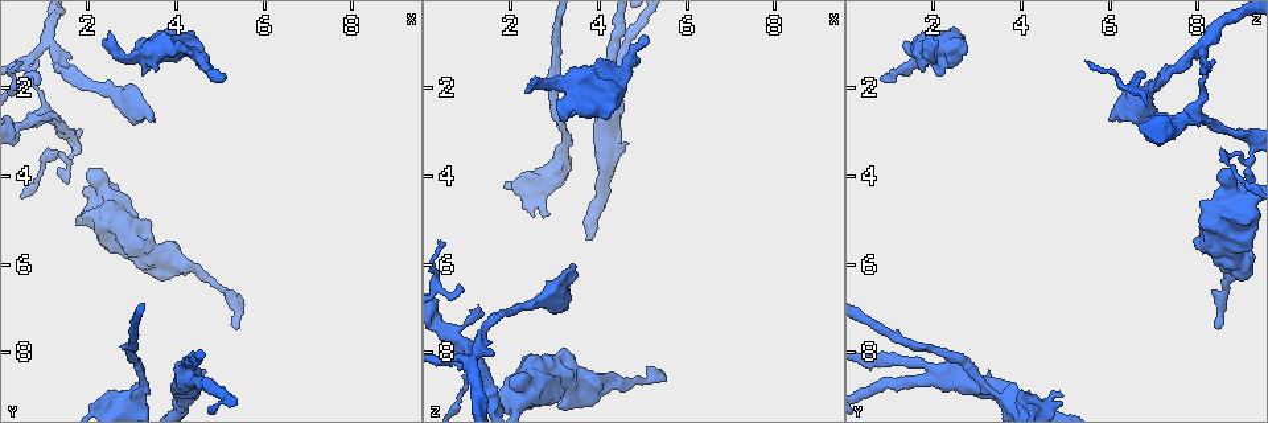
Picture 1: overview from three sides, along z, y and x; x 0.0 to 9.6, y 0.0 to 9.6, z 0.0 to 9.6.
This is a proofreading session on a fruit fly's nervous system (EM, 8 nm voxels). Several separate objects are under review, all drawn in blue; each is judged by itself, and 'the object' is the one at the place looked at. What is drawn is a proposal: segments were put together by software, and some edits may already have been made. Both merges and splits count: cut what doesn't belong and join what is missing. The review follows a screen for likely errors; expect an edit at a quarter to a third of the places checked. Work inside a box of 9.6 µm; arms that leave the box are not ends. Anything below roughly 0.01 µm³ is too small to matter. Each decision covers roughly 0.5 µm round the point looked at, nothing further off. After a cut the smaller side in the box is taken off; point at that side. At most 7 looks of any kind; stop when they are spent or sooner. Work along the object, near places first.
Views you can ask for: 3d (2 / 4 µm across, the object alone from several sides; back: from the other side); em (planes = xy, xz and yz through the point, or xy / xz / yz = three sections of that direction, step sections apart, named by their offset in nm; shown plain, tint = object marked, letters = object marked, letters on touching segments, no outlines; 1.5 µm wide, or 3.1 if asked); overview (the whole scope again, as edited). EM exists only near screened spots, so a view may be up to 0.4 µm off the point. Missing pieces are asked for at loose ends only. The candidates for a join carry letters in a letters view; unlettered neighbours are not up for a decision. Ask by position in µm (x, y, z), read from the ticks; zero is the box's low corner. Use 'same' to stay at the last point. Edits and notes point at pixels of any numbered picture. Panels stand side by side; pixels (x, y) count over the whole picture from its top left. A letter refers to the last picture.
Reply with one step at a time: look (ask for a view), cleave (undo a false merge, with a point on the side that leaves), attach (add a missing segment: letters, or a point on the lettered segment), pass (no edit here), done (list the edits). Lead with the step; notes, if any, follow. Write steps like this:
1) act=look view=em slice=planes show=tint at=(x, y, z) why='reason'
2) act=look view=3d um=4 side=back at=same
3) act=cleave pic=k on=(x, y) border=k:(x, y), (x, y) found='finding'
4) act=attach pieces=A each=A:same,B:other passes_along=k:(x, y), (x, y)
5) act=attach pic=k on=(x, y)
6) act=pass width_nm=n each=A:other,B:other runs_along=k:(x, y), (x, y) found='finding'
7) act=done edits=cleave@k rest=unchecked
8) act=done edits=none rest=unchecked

act=look view=3d um=4 at=(3.00, 1.25, 1.85) why='thick turns thin'

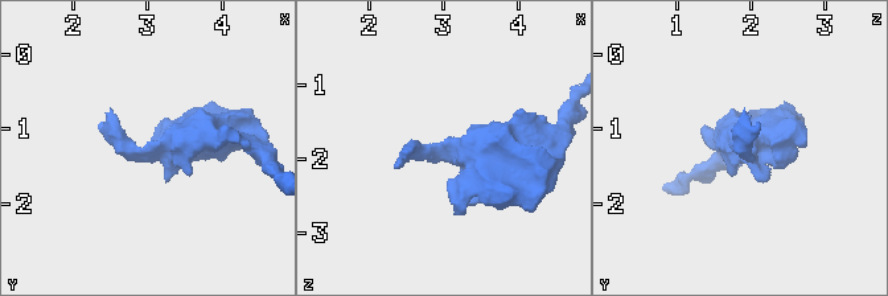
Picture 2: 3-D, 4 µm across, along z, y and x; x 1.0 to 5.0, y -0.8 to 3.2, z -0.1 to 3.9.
act=look view=em slice=xy step=4 show=plain at=(3.00, 1.30, 1.80) why='now the EM'

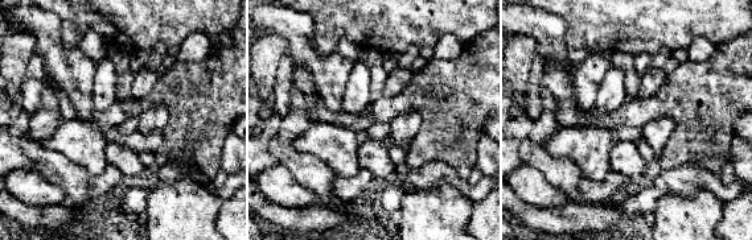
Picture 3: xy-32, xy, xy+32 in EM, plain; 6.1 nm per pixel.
act=look view=em slice=xy step=4 show=letters at=same why='see the neighbours'

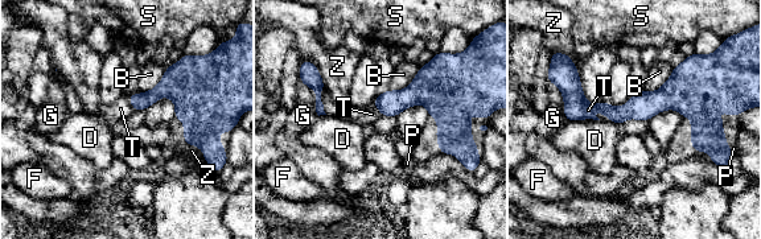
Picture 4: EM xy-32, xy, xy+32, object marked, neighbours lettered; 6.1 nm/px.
act=pass longest_contact=Z:360nm each=B:other,D:other,F:other,G:other,P:other,S:other,T:other,Z:other border=4:(323, 87), (321, 103), (326, 114) found='all the same neuron'

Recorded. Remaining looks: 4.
act=look view=3d um=4 at=(3.55, 2.70, 6.20)

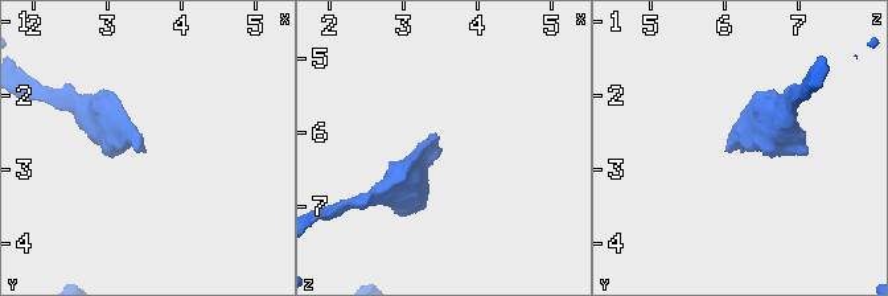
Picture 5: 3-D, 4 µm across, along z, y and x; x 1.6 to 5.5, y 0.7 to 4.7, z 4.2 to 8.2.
act=look view=em slice=planes show=letters at=(3.50, 2.75, 6.15) why='shape alone is not enough'

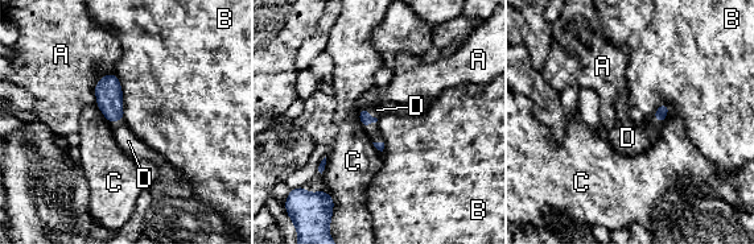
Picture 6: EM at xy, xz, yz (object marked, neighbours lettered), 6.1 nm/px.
act=attach pieces=D each=A:other,B:other,C:other,D:same found='it goes on there'

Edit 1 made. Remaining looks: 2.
act=look view=overview why='redraw'

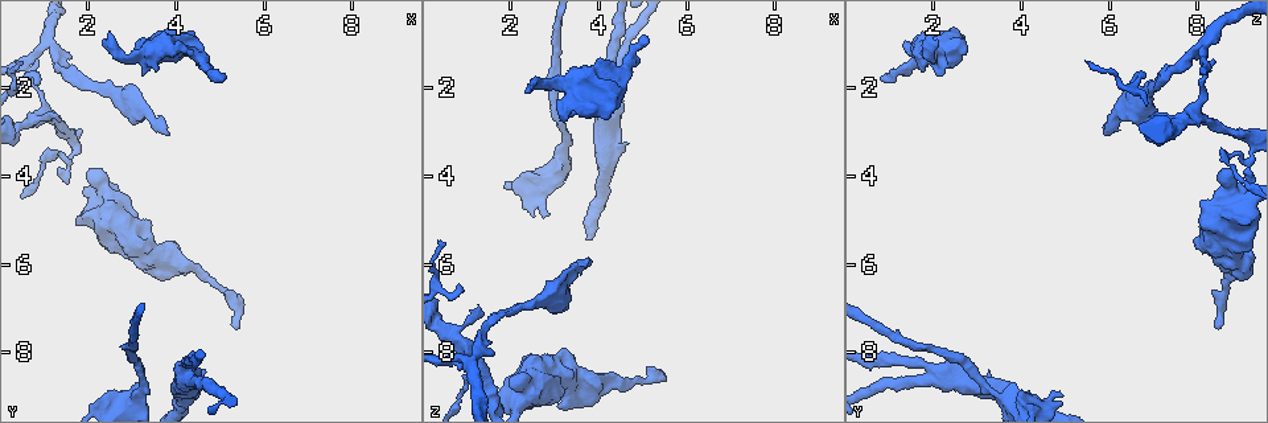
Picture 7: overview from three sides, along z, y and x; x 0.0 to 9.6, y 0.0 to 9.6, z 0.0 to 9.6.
act=look view=em slice=planes show=letters at=(4.65, 8.35, 3.25) why='an open end'

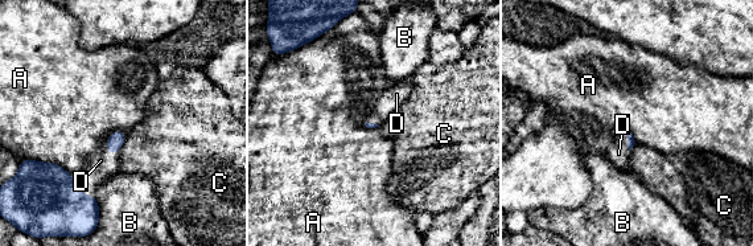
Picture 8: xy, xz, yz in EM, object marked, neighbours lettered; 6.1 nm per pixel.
act=attach pieces=D each=A:other,B:other,C:other,D:same passes_along=8:(115, 142), (108, 152), (101, 160) found='it goes on there'

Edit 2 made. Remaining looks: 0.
act=done edits=attach@6,attach@8 rest=unchecked

